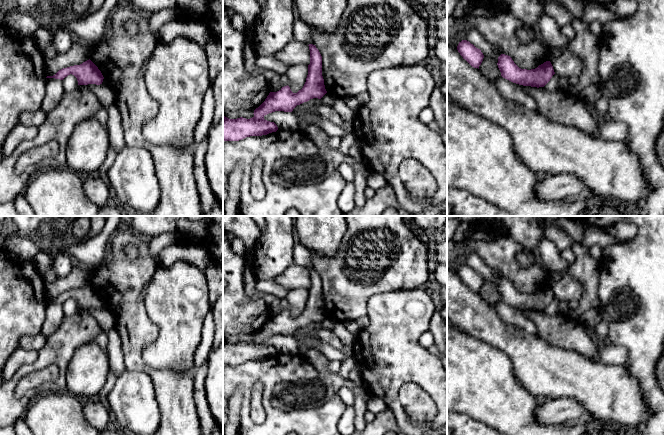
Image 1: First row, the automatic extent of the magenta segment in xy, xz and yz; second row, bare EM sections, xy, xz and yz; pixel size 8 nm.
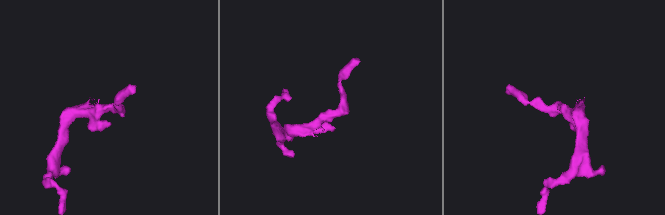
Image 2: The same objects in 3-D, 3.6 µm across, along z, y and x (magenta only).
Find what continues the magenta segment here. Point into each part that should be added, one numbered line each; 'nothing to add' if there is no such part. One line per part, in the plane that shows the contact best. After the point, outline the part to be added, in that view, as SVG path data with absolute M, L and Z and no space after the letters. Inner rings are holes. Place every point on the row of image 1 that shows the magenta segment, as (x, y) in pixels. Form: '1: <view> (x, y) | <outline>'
nothing to add

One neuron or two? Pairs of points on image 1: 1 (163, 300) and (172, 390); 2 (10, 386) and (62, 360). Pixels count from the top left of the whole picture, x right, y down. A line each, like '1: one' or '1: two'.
1: two
2: one

